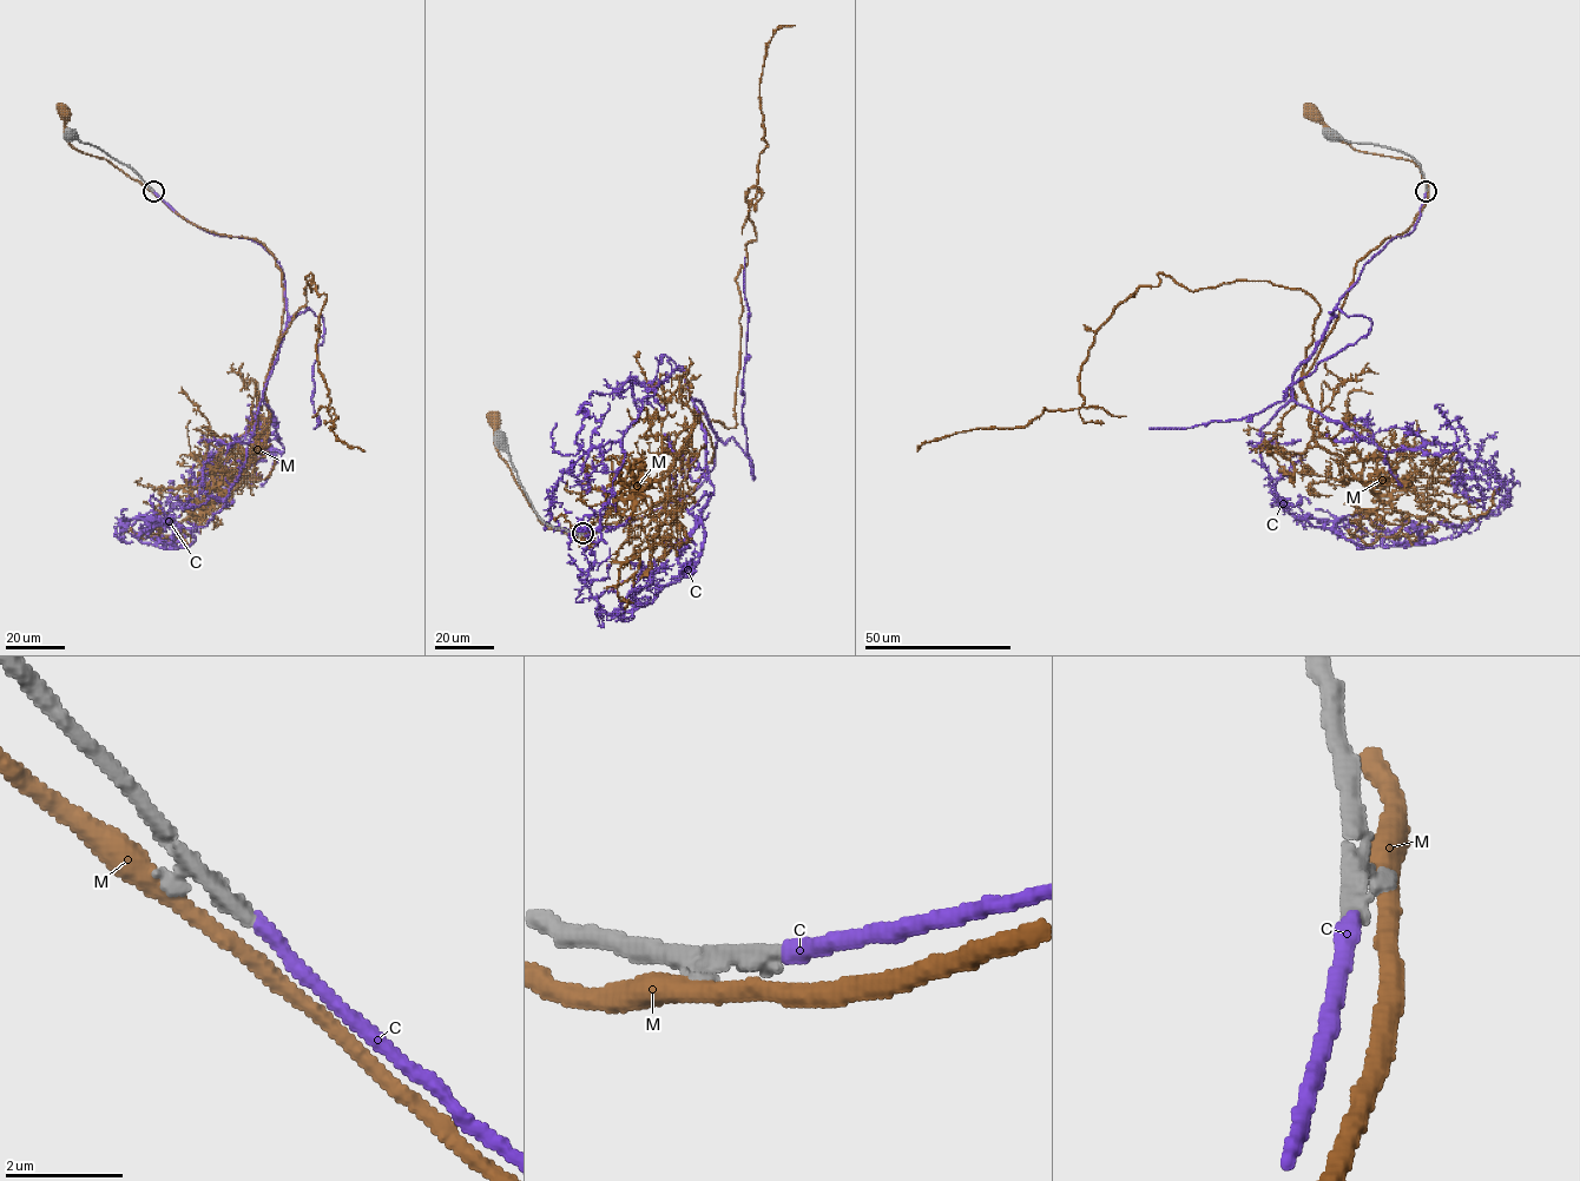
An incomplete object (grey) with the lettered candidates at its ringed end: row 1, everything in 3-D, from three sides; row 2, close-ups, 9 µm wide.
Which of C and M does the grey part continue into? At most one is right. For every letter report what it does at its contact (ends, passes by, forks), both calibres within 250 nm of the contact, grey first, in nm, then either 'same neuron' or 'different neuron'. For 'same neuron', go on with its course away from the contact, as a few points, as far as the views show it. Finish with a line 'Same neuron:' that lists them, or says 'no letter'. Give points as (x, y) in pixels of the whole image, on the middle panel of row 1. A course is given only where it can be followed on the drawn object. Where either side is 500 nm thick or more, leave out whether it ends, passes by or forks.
C: it ends | 360/320 nm | same neuron | via (584, 534), (709, 474), (699, 401), (713, 493), (629, 618), (579, 576), (586, 551)
M: it passes by | 260/380 nm | different neuron
Same neuron: C

